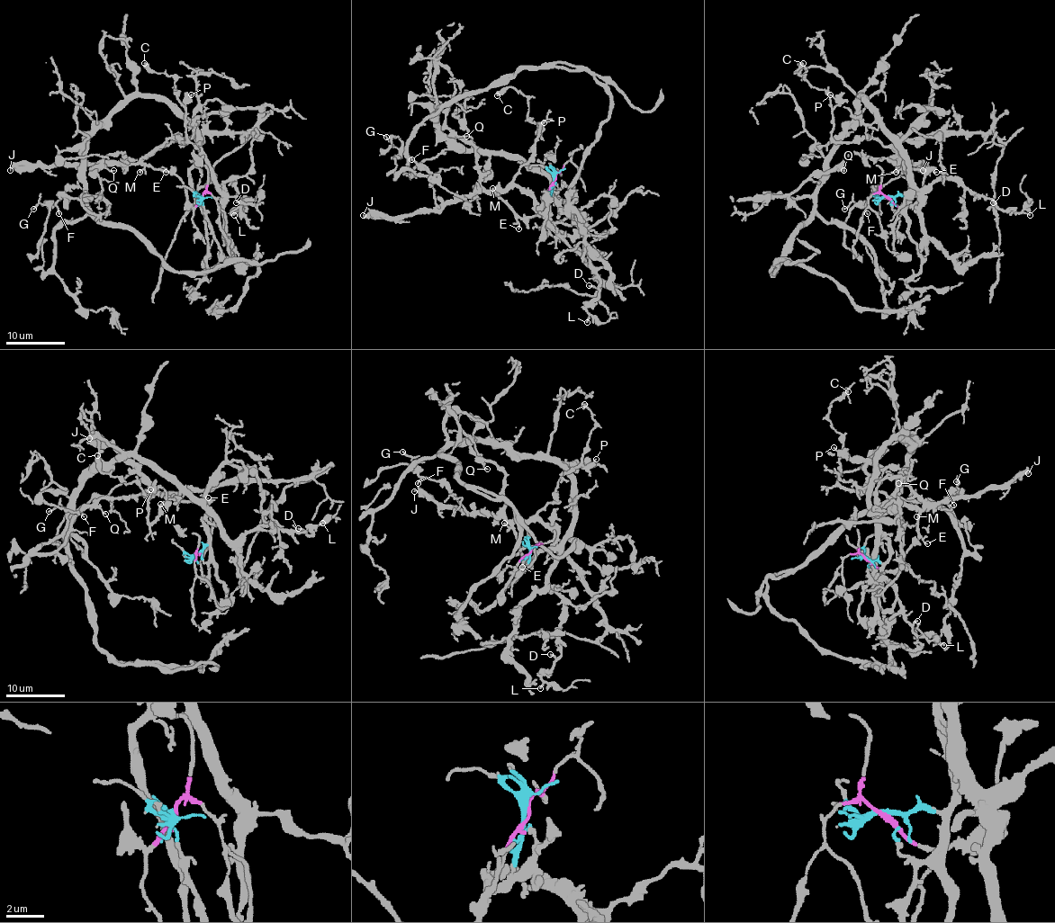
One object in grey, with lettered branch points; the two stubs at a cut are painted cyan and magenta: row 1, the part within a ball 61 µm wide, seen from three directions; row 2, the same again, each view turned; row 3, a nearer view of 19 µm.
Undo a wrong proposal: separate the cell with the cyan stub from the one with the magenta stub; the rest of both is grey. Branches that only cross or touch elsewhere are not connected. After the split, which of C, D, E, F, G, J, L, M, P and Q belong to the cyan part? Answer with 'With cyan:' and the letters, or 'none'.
With cyan: D, L

